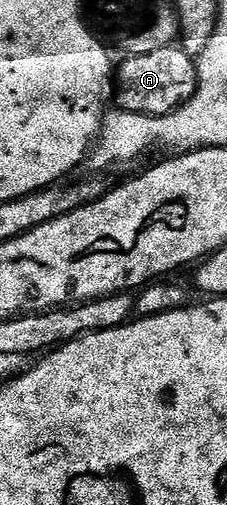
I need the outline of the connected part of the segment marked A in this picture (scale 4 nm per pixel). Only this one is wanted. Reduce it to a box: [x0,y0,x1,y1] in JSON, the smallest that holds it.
[117,45,199,116]

